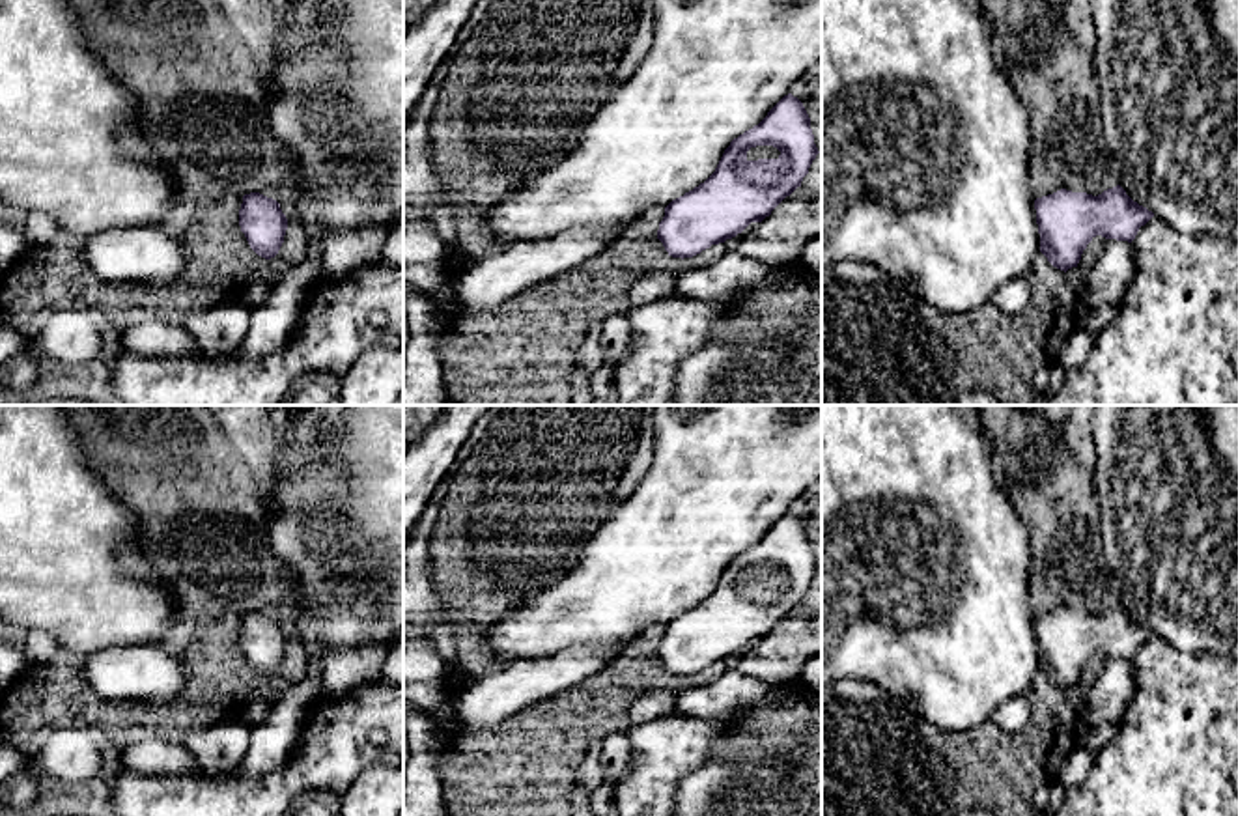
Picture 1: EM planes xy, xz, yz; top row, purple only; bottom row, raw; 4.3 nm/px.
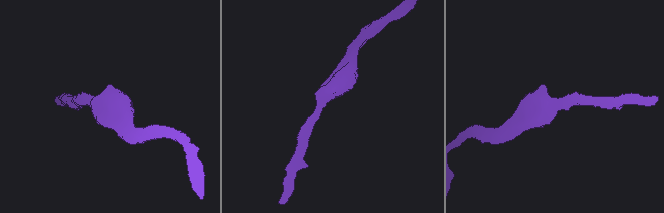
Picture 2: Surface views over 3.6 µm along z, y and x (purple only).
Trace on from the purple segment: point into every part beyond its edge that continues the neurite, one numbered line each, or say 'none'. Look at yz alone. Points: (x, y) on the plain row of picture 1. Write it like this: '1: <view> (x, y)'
none

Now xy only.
none

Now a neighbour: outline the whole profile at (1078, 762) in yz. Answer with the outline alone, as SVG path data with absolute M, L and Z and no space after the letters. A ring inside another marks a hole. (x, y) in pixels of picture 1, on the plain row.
M1076 736L1076 747L1066 753L1057 782L1064 788L1079 786L1090 771L1096 754L1087 747L1081 736Z

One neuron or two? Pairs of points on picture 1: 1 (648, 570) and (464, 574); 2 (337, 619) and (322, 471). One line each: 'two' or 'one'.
1: two
2: one

